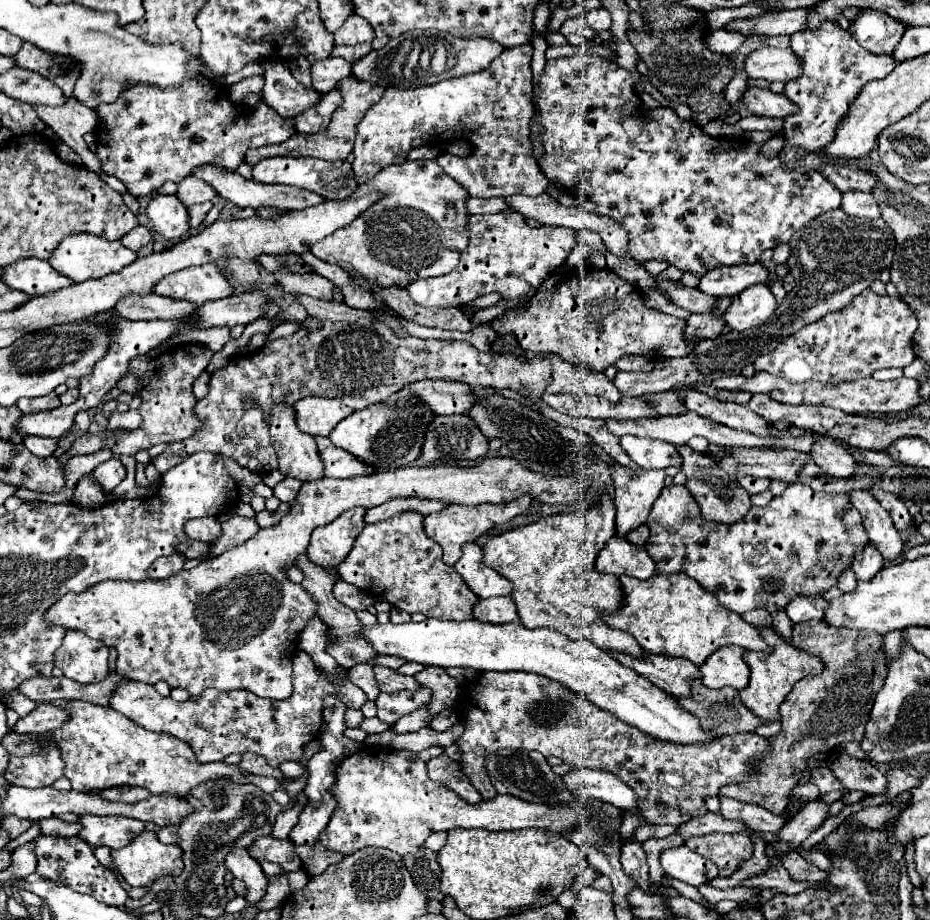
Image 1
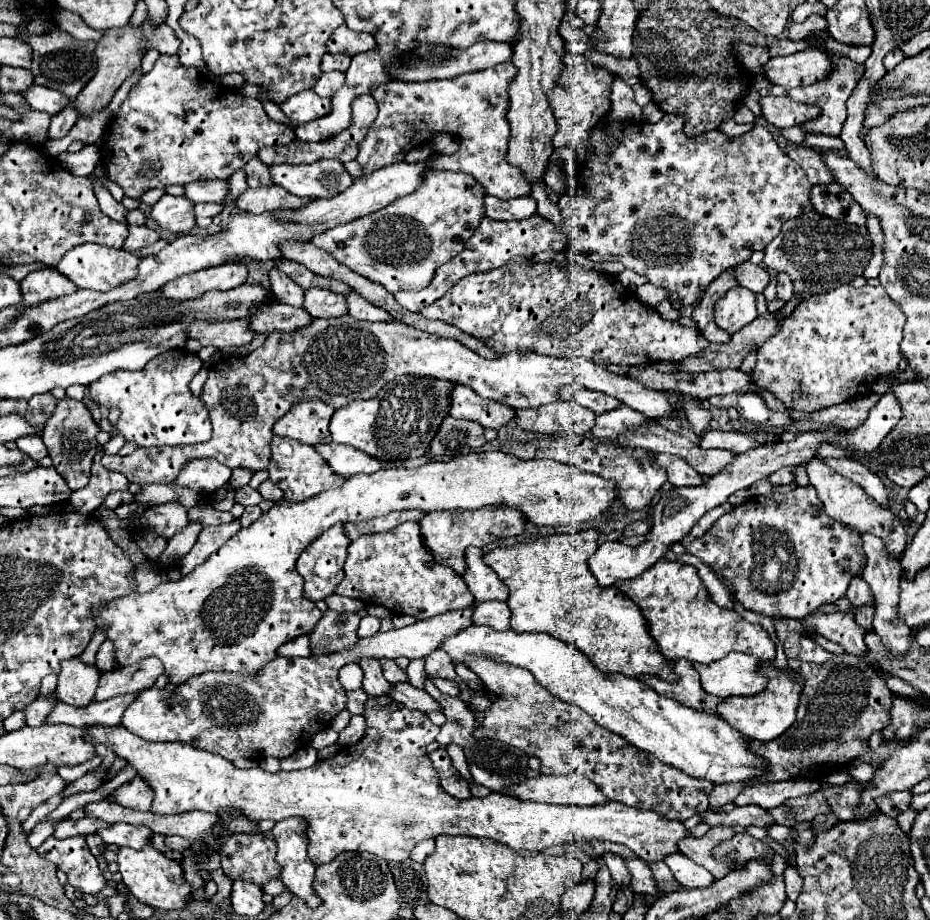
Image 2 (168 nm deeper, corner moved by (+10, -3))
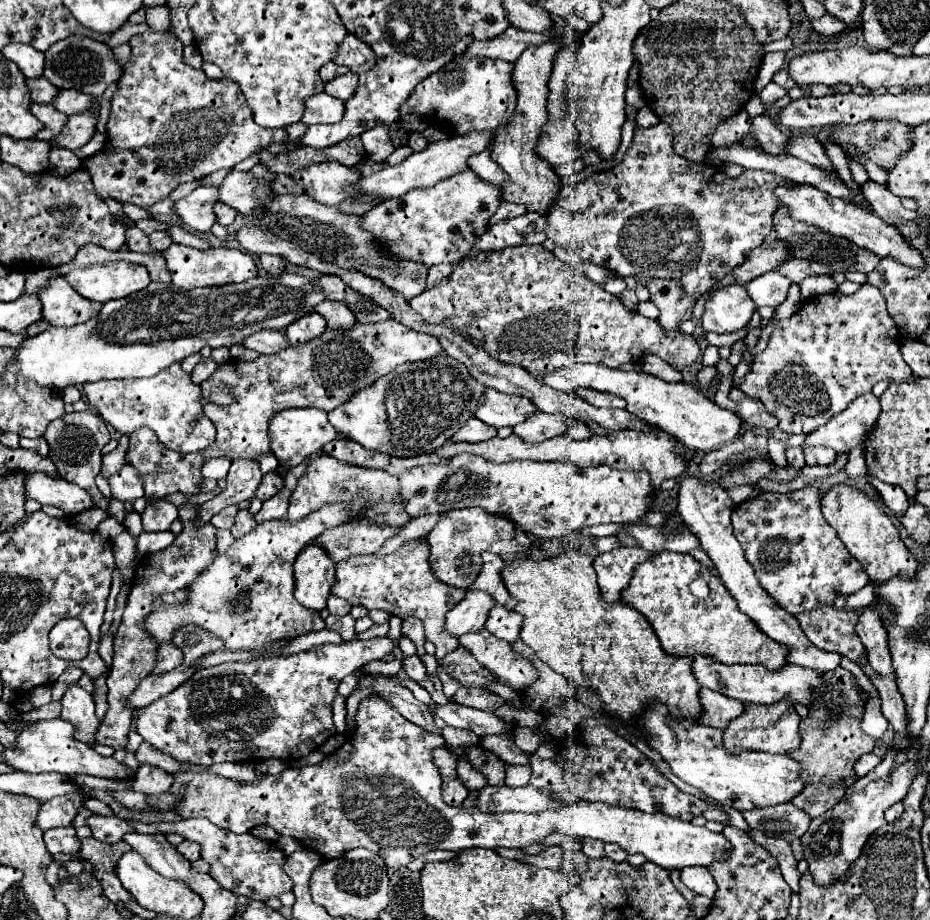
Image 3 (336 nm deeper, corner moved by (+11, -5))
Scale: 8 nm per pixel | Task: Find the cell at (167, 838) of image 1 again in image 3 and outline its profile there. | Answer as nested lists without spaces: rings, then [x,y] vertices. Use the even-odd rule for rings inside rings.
[[[184,839],[176,849],[178,849],[188,861],[196,861],[196,859],[200,857],[200,845],[196,845],[196,843],[188,841],[188,839]]]

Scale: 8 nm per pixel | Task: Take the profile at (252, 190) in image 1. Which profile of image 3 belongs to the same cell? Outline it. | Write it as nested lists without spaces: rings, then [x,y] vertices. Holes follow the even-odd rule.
[[[306,193],[268,197],[260,213],[254,215],[254,221],[276,233],[278,237],[304,247],[308,253],[316,253],[324,261],[332,261],[344,269],[358,269],[370,277],[384,281],[388,287],[400,291],[408,301],[424,291],[428,271],[416,273],[416,265],[404,265],[404,273],[398,273],[396,277],[392,273],[384,273],[384,263],[380,261],[380,257],[376,257],[376,253],[372,253],[372,245],[368,245],[368,233],[360,229],[360,217],[336,213],[336,207],[326,207]]]

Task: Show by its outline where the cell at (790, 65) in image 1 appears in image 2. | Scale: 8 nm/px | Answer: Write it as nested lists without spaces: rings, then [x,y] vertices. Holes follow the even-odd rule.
[[[809,47],[793,55],[769,59],[769,63],[765,65],[765,75],[775,85],[795,89],[821,81],[825,75],[829,75],[829,71],[833,71],[833,65],[835,63],[827,53]]]

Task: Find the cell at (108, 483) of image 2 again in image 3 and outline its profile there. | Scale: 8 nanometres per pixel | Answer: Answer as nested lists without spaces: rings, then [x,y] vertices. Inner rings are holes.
[[[124,465],[118,473],[110,475],[108,483],[112,489],[112,499],[116,499],[116,501],[122,501],[122,503],[134,501],[144,495],[142,481],[140,481],[138,473],[134,471],[134,467],[130,467],[130,465]]]

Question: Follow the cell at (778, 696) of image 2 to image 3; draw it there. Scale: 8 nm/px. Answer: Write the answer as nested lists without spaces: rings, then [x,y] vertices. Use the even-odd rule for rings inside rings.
[[[790,699],[772,703],[772,705],[748,705],[746,703],[742,715],[734,717],[724,727],[722,743],[730,753],[740,753],[740,751],[788,753],[788,751],[800,747],[798,723],[800,723],[800,715],[794,711],[794,705]]]

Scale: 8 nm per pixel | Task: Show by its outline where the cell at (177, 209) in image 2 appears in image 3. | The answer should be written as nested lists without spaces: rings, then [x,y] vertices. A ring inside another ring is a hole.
[[[196,187],[192,193],[174,203],[174,213],[192,231],[206,233],[216,223],[212,205],[216,203],[216,187]]]

